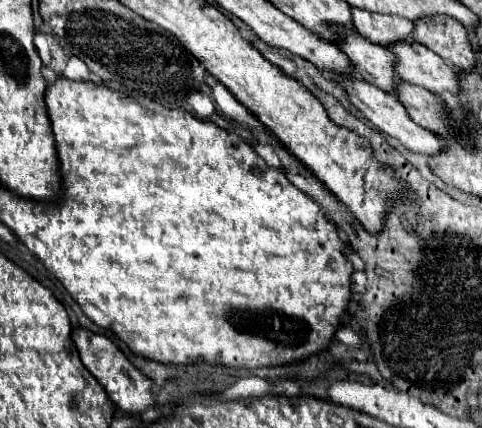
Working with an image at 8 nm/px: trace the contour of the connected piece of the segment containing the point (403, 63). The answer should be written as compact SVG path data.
M401 40L393 42L393 44L385 44L385 48L389 52L393 52L393 56L397 58L395 62L395 74L397 78L405 80L405 82L411 82L411 84L417 84L417 86L423 86L435 94L441 94L441 92L451 92L451 94L459 94L459 80L457 80L457 74L453 68L449 68L443 58L439 58L435 52L431 52L429 48L425 48L423 44L419 42L405 42L401 44Z

